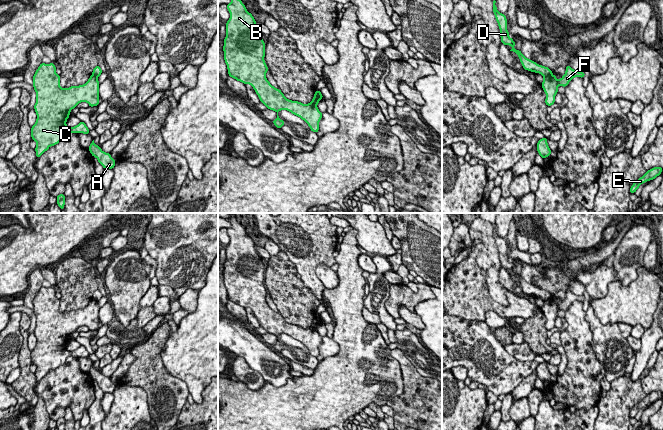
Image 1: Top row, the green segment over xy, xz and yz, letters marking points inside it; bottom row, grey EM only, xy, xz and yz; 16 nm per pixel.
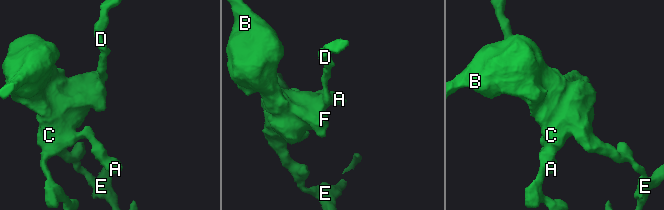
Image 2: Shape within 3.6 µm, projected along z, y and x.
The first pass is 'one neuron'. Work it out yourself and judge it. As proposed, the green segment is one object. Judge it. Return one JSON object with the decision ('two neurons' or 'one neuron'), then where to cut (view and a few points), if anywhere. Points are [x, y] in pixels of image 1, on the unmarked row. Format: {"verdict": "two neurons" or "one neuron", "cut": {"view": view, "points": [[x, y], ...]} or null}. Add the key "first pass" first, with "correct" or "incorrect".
{"first pass": "incorrect", "verdict": "two neurons", "cut": {"view": "yz", "points": [[551, 297], [544, 301]]}}

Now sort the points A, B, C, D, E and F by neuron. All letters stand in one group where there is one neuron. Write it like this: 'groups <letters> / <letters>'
groups A B C E F / D

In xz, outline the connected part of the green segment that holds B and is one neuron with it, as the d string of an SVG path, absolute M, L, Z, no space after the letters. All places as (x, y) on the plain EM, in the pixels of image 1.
M231 215L228 221L231 223L231 227L227 228L230 242L226 247L223 270L228 299L253 311L261 327L277 337L277 342L272 345L277 352L281 353L285 348L278 340L278 336L285 333L300 341L311 355L317 357L322 343L322 336L317 331L321 319L316 315L312 325L305 329L287 323L280 313L270 308L266 302L268 291L264 284L266 269L262 257L236 217Z

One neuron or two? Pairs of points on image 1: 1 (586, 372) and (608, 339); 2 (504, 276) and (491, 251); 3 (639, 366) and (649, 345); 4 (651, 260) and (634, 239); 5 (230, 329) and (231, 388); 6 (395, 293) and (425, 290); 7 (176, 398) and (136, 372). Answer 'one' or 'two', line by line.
1: two
2: two
3: one
4: two
5: two
6: one
7: one

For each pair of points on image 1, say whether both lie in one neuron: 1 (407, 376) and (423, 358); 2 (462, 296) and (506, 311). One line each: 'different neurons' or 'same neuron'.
1: different neurons
2: same neuron

